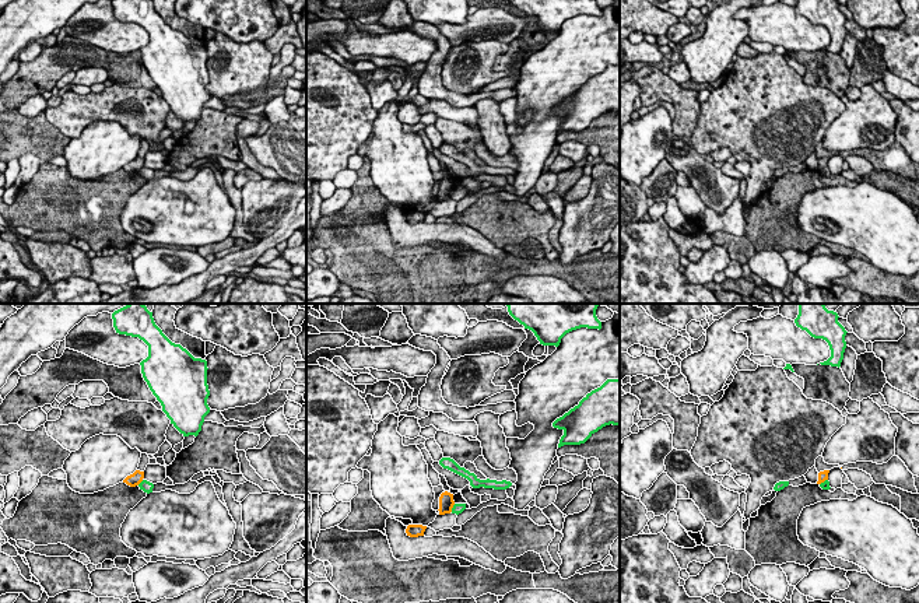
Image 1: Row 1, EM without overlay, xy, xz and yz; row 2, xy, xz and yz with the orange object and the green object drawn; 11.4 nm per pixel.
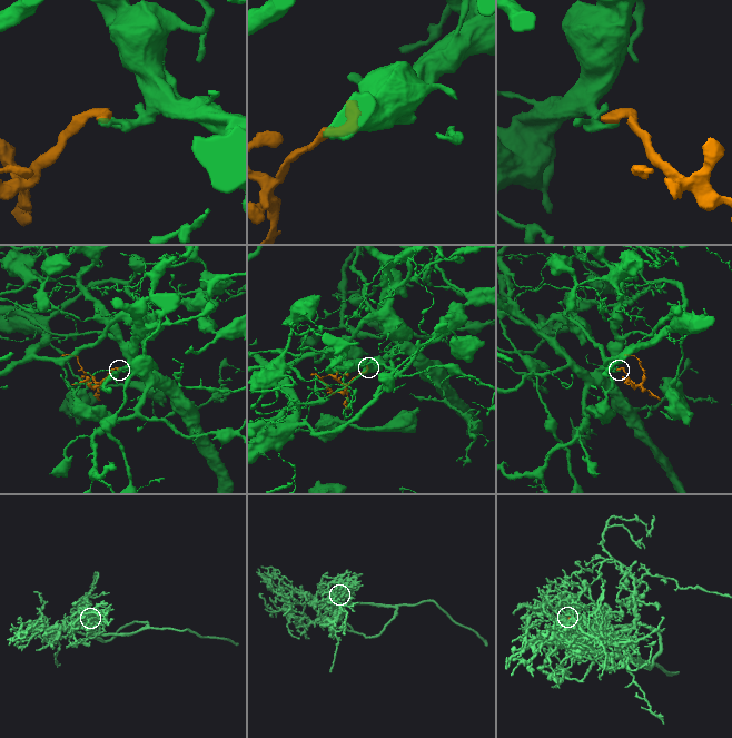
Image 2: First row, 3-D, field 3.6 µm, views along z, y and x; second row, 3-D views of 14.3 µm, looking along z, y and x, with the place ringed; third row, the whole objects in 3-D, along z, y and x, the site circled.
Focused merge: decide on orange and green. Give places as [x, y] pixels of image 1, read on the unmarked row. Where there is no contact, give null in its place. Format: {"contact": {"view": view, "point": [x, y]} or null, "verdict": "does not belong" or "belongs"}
{"contact": {"view": "xz", "point": [452, 193]}, "verdict": "does not belong"}

